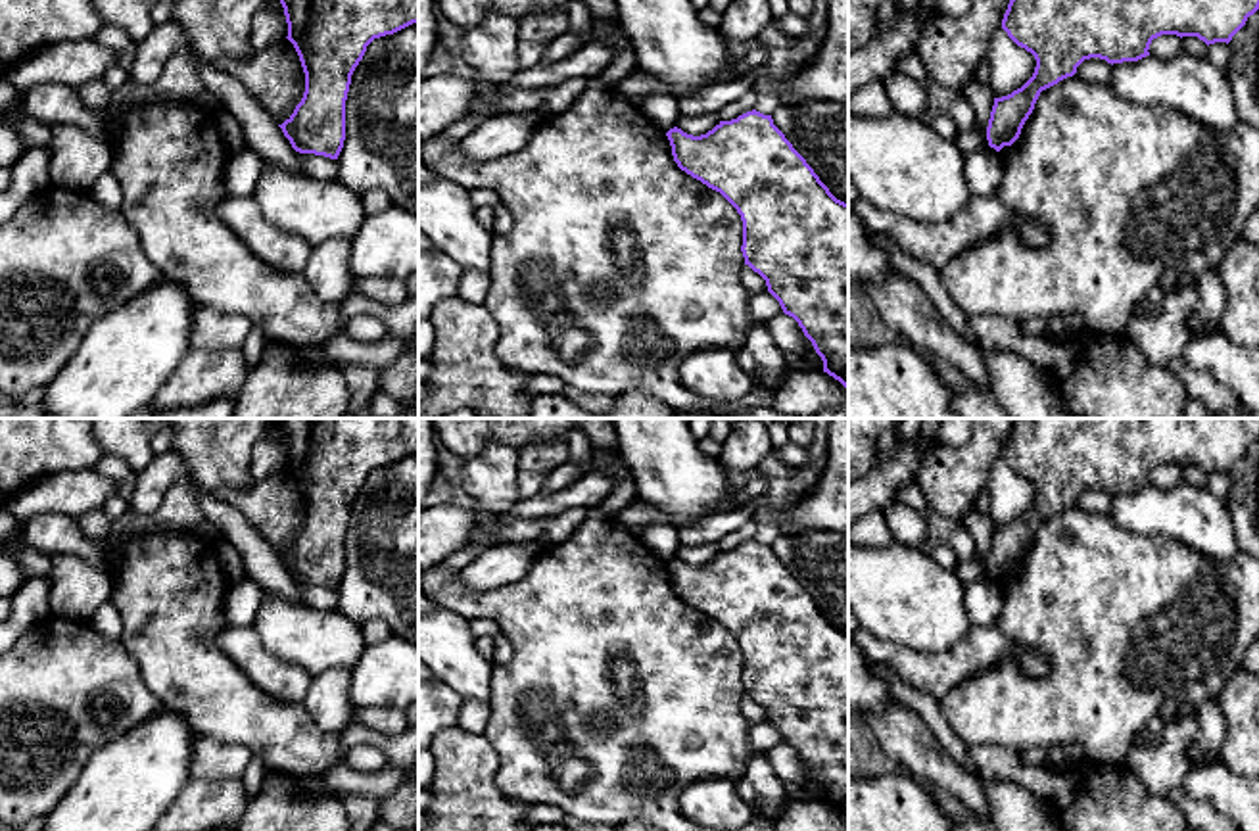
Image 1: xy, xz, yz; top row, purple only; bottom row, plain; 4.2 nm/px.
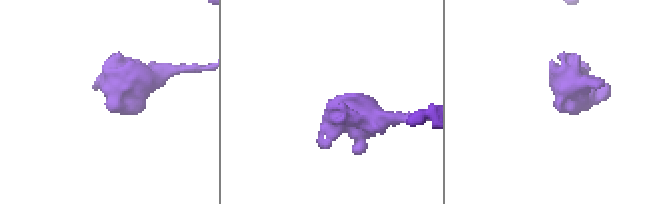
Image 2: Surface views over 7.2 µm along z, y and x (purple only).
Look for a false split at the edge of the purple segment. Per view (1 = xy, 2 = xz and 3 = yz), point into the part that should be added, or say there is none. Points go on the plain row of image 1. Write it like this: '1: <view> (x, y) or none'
1: none
2: none
3: none

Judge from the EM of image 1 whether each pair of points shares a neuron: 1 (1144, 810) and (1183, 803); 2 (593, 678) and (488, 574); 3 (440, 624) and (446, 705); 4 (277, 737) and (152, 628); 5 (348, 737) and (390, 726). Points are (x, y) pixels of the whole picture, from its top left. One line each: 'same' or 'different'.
1: different
2: different
3: different
4: same
5: different

